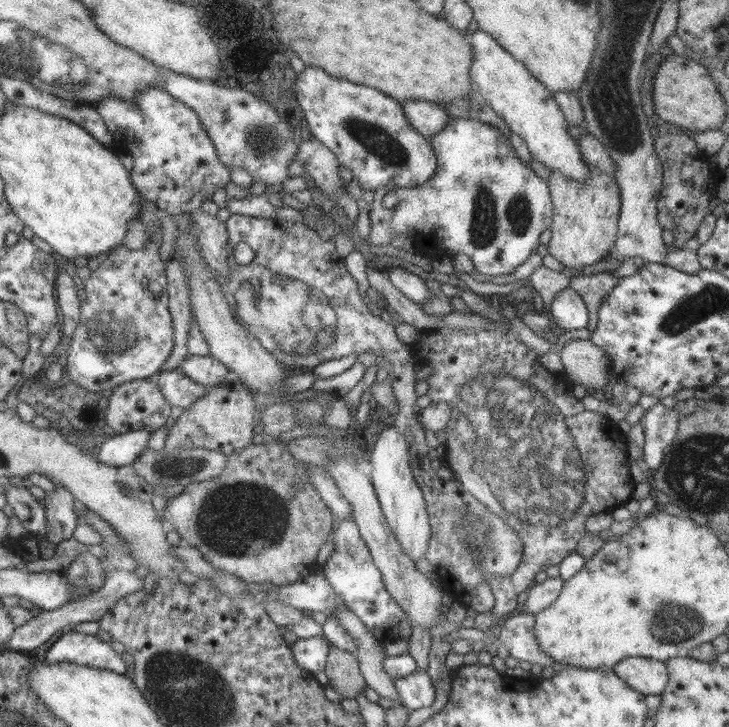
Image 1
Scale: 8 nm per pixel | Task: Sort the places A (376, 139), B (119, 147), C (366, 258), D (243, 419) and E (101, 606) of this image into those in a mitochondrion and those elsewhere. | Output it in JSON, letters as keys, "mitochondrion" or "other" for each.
{"A":"mitochondrion","B":"other","C":"other","D":"other","E":"other"}

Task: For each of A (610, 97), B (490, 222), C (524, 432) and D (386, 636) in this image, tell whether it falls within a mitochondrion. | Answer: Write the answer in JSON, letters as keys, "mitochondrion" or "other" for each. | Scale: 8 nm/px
{"A":"mitochondrion","B":"mitochondrion","C":"mitochondrion","D":"other"}

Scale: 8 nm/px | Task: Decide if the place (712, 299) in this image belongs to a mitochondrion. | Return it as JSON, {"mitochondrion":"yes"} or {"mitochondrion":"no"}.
{"mitochondrion":"yes"}

